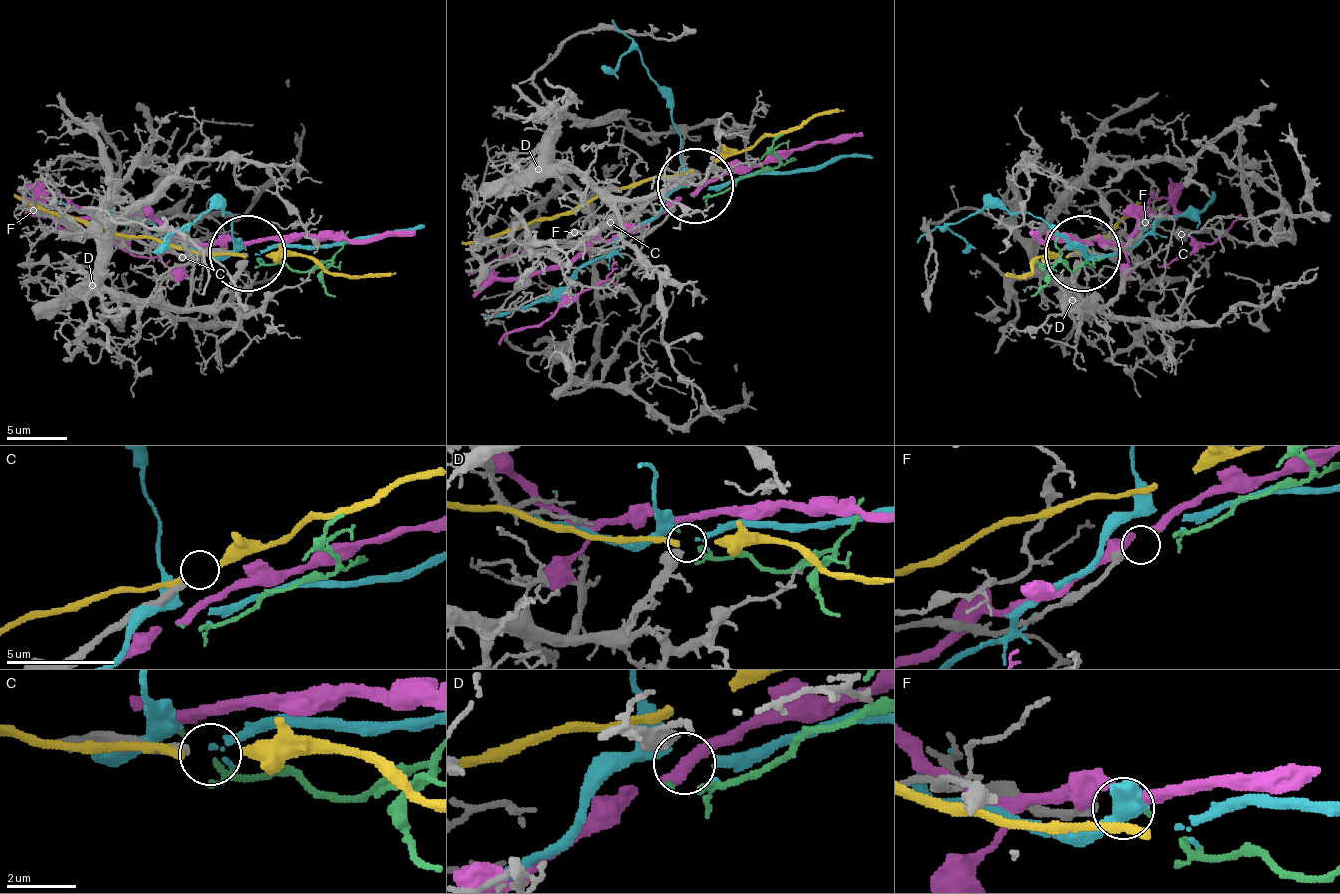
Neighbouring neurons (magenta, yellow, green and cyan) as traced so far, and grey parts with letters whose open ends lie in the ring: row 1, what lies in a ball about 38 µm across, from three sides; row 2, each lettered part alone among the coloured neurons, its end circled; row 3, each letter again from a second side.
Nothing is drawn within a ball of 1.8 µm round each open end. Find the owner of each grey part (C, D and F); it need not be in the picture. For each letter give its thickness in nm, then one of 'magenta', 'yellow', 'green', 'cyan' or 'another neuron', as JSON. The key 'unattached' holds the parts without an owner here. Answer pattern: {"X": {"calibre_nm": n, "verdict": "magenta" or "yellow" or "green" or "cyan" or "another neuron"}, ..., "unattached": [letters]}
{"C": {"calibre_nm": 300, "verdict": "another neuron"}, "D": {"calibre_nm": 420, "verdict": "another neuron"}, "F": {"calibre_nm": 320, "verdict": "green"}, "unattached": ["C", "D"]}

